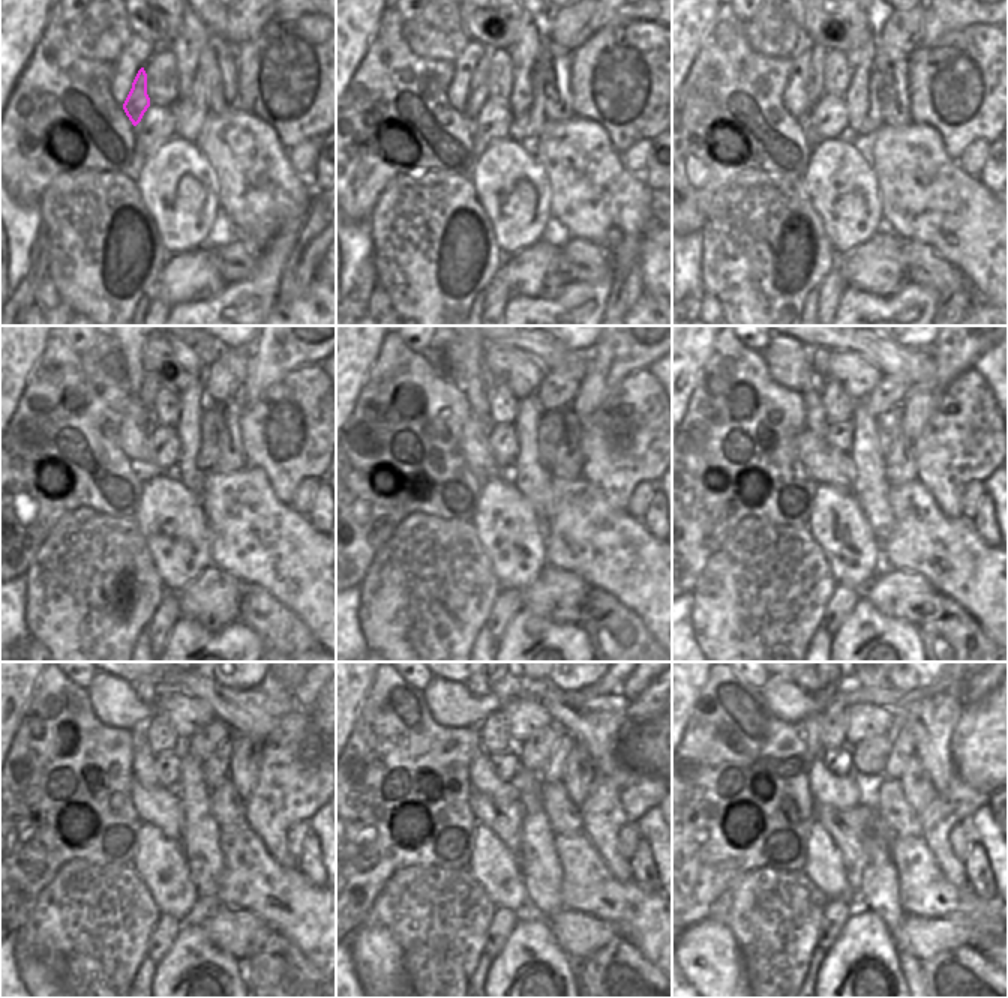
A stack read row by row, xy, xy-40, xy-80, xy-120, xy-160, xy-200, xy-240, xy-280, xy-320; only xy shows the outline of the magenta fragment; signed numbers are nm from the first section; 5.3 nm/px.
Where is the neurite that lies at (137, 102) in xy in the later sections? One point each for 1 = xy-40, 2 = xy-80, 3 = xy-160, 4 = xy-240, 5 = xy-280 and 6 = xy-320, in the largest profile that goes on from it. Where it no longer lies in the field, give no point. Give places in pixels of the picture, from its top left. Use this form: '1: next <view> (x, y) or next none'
1: next xy-40 (479, 90)
2: next xy-80 (816, 84)
3: next xy-160 (488, 378)
4: next xy-240 (146, 692)
5: next xy-280 (476, 692)
6: next xy-320 (806, 692)

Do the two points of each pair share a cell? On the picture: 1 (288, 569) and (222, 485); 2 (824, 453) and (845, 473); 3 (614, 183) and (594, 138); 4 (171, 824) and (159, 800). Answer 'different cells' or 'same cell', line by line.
1: same cell
2: same cell
3: same cell
4: same cell

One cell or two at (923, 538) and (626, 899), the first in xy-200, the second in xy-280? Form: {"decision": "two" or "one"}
{"decision": "one"}

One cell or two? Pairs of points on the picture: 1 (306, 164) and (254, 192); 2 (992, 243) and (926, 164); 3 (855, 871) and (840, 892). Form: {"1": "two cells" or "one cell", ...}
{"1": "two cells", "2": "one cell", "3": "two cells"}

